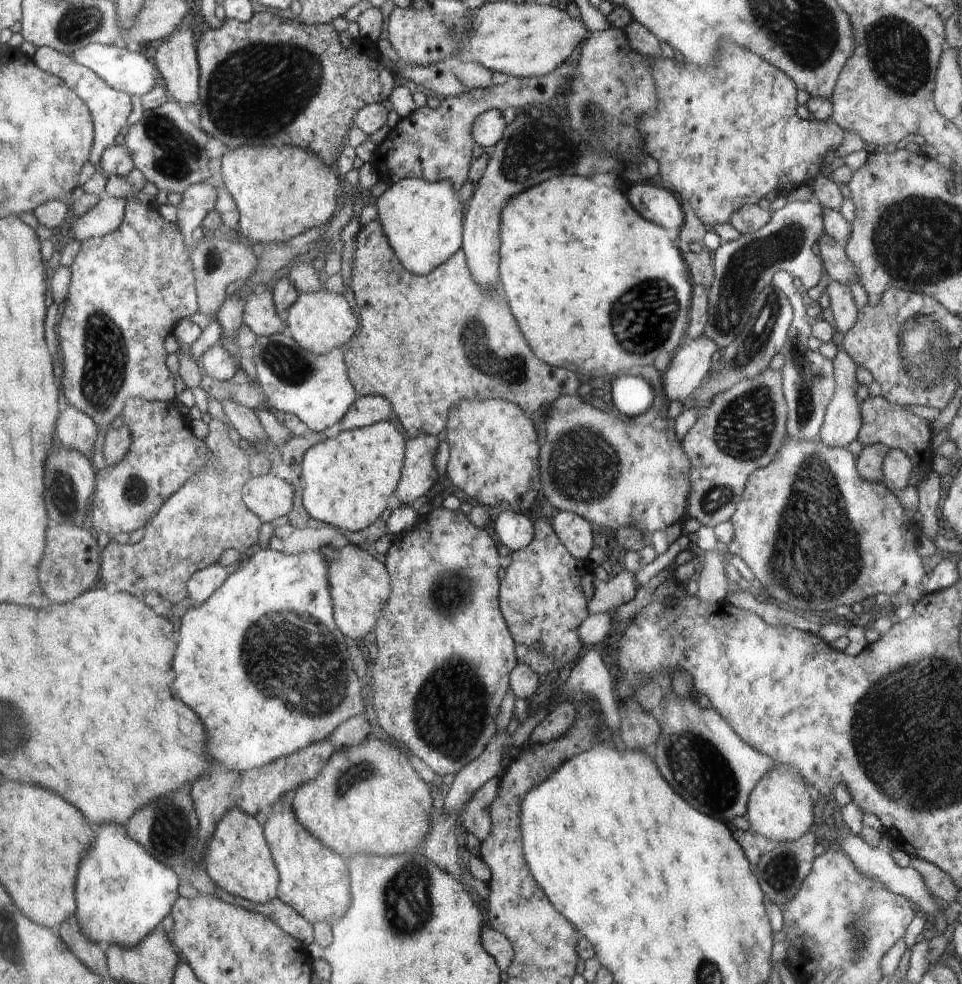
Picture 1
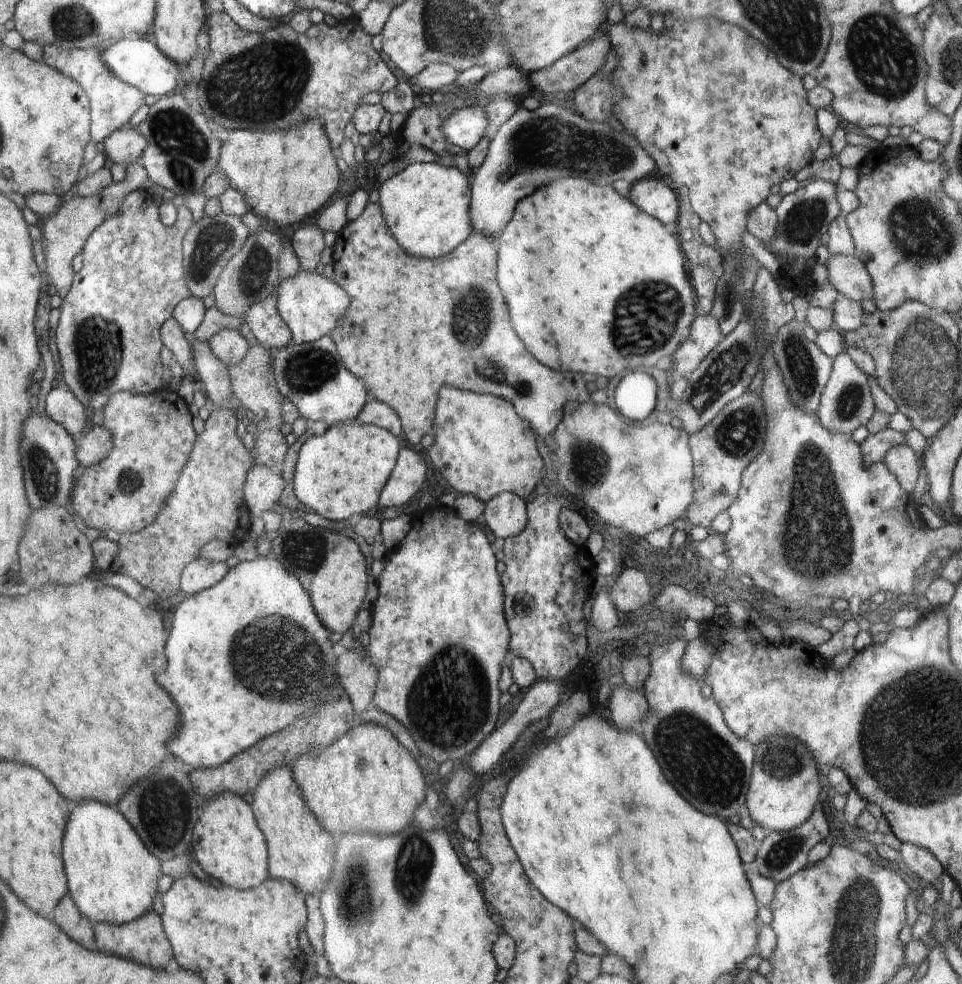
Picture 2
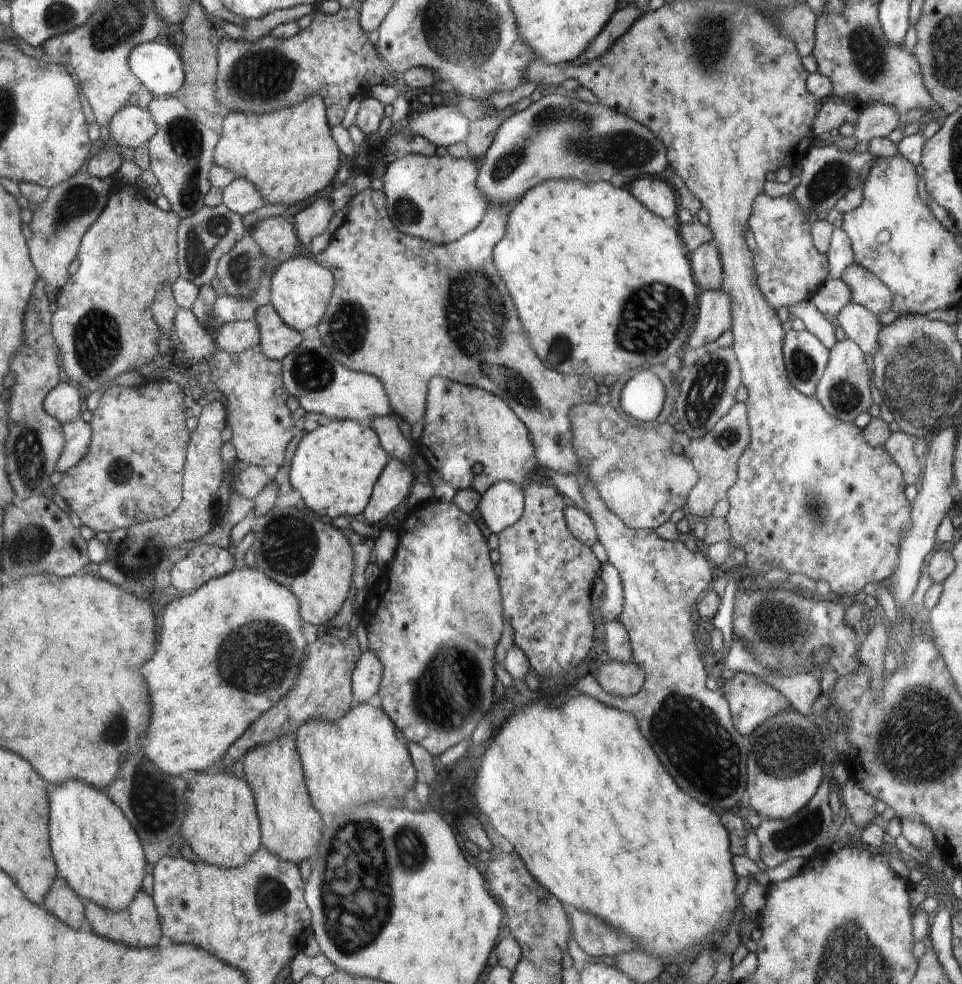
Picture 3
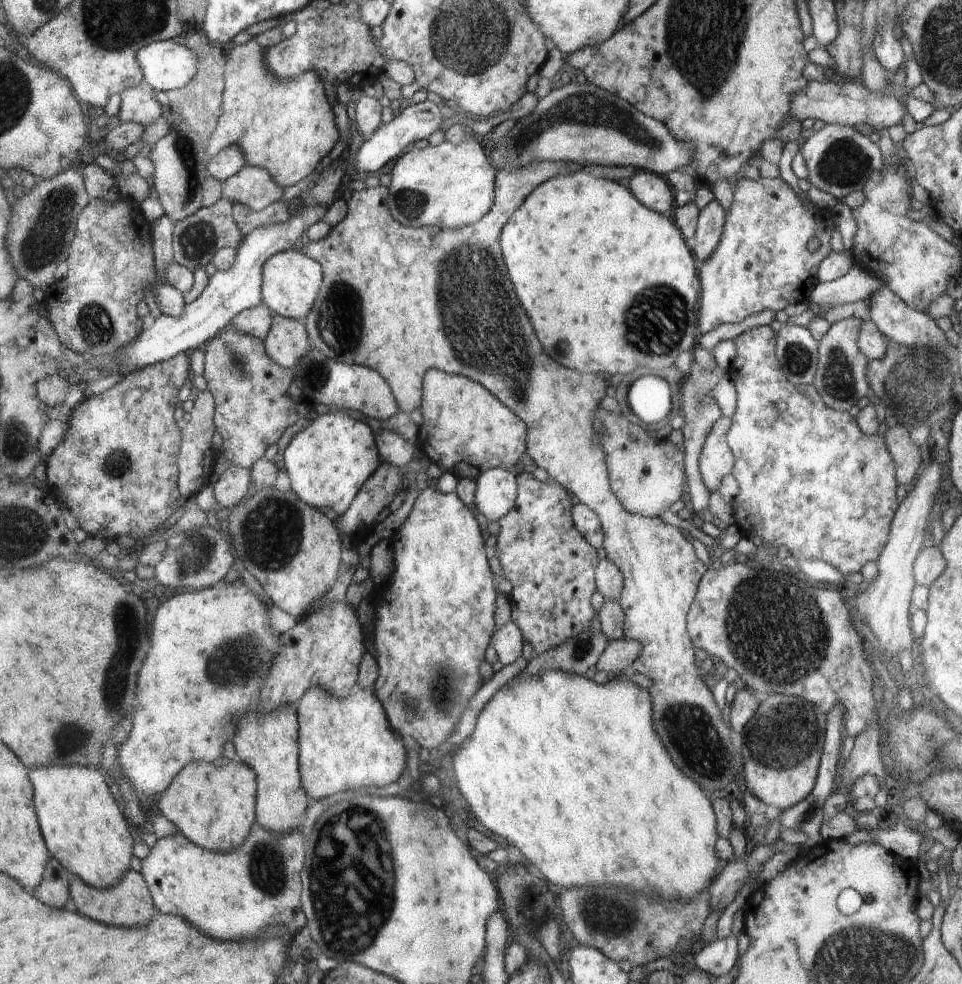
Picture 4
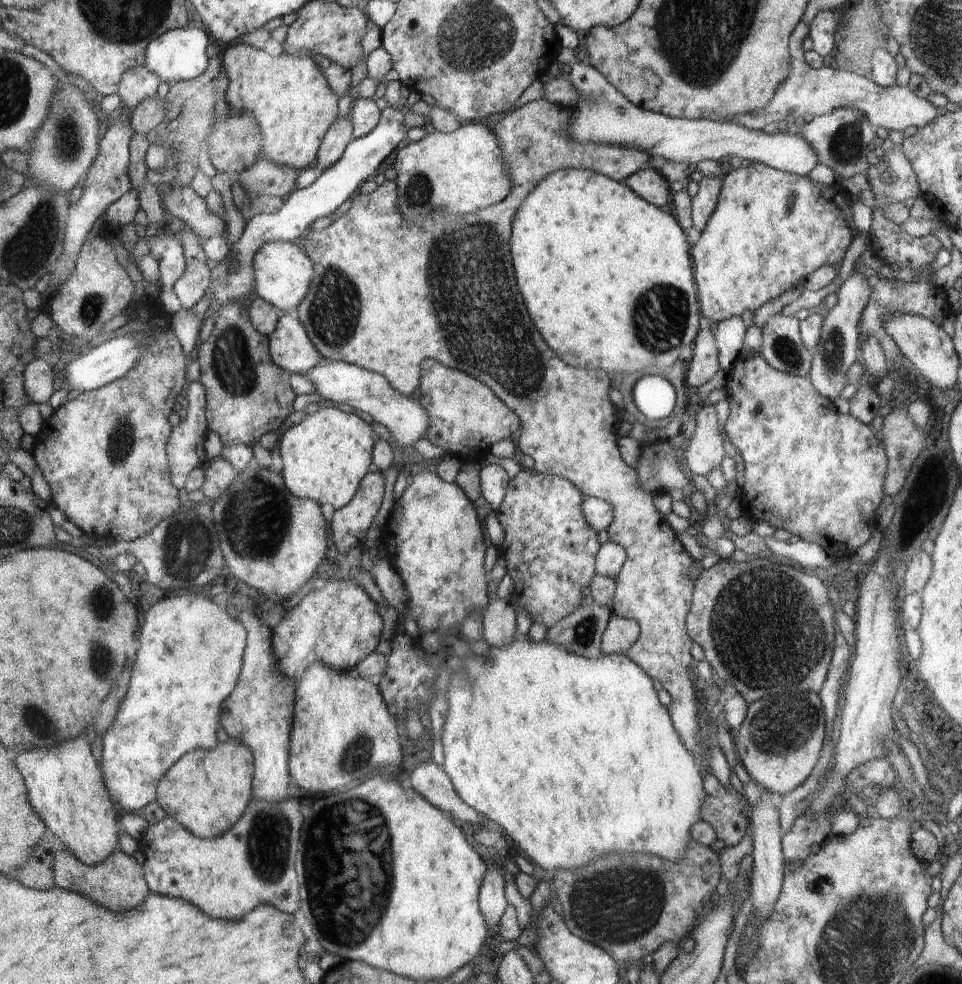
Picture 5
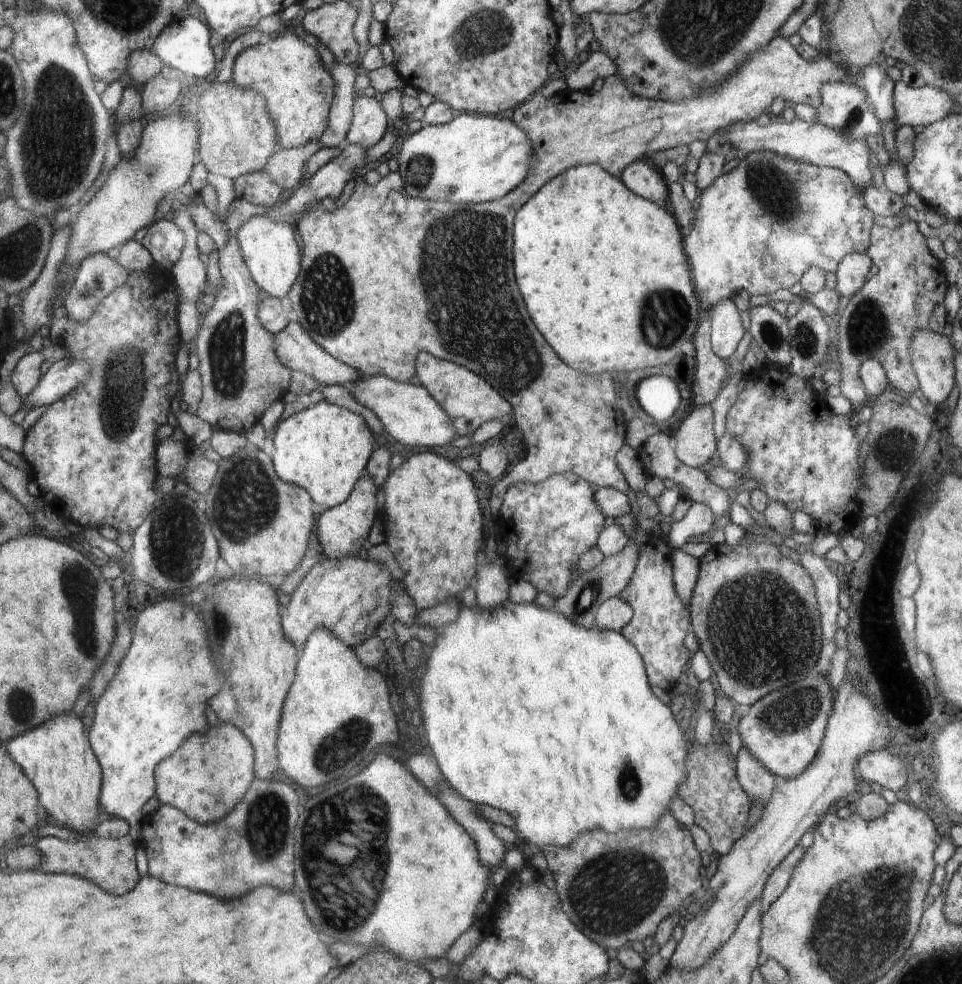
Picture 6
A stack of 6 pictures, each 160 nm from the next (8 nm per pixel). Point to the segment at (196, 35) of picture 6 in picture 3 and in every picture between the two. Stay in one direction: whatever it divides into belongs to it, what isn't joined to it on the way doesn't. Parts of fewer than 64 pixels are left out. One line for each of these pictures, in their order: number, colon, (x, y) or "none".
3: (157, 65)
4: (168, 65)
5: (178, 55)

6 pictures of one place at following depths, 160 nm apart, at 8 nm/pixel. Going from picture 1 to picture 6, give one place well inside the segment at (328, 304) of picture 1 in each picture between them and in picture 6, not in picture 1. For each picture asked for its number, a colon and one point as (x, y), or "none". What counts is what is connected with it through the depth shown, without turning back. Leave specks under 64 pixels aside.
2: (311, 304)
3: (301, 289)
4: (292, 281)
5: (282, 273)
6: (269, 248)

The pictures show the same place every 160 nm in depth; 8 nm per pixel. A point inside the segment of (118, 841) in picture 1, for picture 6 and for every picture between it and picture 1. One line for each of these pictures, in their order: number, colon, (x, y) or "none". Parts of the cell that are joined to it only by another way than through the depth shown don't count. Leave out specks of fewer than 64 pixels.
2: (112, 878)
3: (97, 853)
4: (84, 830)
5: (67, 787)
6: (57, 758)

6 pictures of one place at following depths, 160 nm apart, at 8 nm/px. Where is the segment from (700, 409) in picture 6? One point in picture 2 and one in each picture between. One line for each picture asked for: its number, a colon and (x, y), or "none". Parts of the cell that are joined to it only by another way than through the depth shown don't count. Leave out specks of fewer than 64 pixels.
2: (721, 451)
3: (715, 455)
4: (716, 461)
5: (705, 450)

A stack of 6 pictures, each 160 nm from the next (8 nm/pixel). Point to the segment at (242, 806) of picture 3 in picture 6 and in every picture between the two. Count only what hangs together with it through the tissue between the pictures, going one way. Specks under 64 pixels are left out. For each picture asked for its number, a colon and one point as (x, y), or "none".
4: (214, 805)
5: (189, 794)
6: (223, 756)

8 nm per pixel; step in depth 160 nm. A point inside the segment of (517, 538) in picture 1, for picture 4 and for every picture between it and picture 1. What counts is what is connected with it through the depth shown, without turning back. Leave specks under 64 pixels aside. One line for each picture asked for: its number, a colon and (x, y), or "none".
2: (505, 514)
3: (502, 506)
4: (495, 496)

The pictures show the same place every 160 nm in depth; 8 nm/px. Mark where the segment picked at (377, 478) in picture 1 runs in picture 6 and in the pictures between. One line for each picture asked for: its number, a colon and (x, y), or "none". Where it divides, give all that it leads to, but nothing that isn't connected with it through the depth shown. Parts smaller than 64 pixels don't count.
2: (343, 472)
3: (335, 468)
4: (327, 462)
5: (325, 456)
6: (324, 449)

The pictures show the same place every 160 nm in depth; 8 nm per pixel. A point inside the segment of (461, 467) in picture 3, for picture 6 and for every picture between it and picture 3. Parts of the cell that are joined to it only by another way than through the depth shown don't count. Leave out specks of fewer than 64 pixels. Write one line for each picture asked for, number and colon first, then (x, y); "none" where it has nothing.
4: (465, 428)
5: (466, 417)
6: (469, 400)

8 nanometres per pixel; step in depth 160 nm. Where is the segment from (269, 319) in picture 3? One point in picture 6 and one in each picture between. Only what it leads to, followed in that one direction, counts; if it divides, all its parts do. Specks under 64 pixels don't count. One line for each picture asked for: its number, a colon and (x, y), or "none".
4: (287, 340)
5: (291, 348)
6: (296, 349)

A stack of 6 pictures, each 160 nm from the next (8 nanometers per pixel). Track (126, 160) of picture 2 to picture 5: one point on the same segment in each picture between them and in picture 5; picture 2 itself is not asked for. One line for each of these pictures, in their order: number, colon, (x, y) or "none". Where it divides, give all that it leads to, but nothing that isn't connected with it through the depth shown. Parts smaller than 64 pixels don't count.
3: (132, 127)
4: (138, 105)
5: (140, 82)

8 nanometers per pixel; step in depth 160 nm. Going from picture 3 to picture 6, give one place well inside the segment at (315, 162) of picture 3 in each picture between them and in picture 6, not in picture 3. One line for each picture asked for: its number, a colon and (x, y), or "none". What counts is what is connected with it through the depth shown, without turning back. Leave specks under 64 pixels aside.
4: (286, 127)
5: (294, 105)
6: (298, 90)

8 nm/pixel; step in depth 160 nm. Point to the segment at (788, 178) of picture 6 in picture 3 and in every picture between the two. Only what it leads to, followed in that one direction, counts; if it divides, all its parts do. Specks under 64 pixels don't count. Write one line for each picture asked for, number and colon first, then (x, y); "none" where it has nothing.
3: (788, 268)
4: (762, 262)
5: (771, 230)

